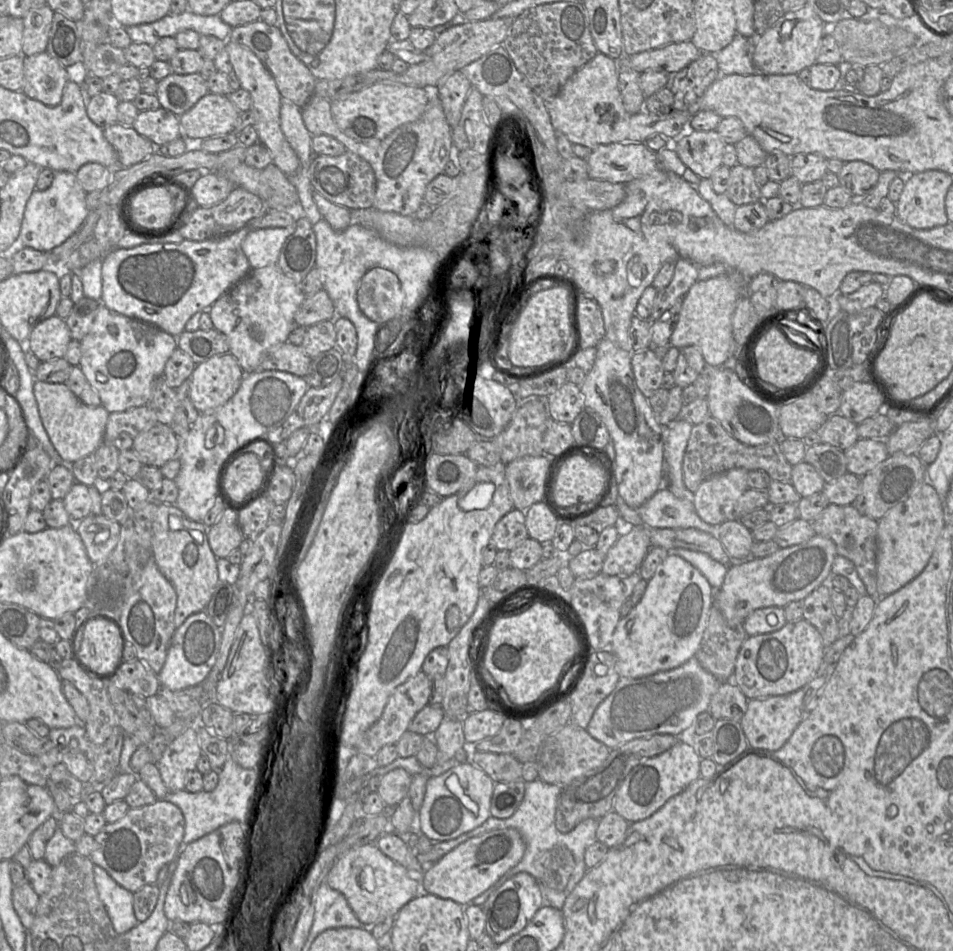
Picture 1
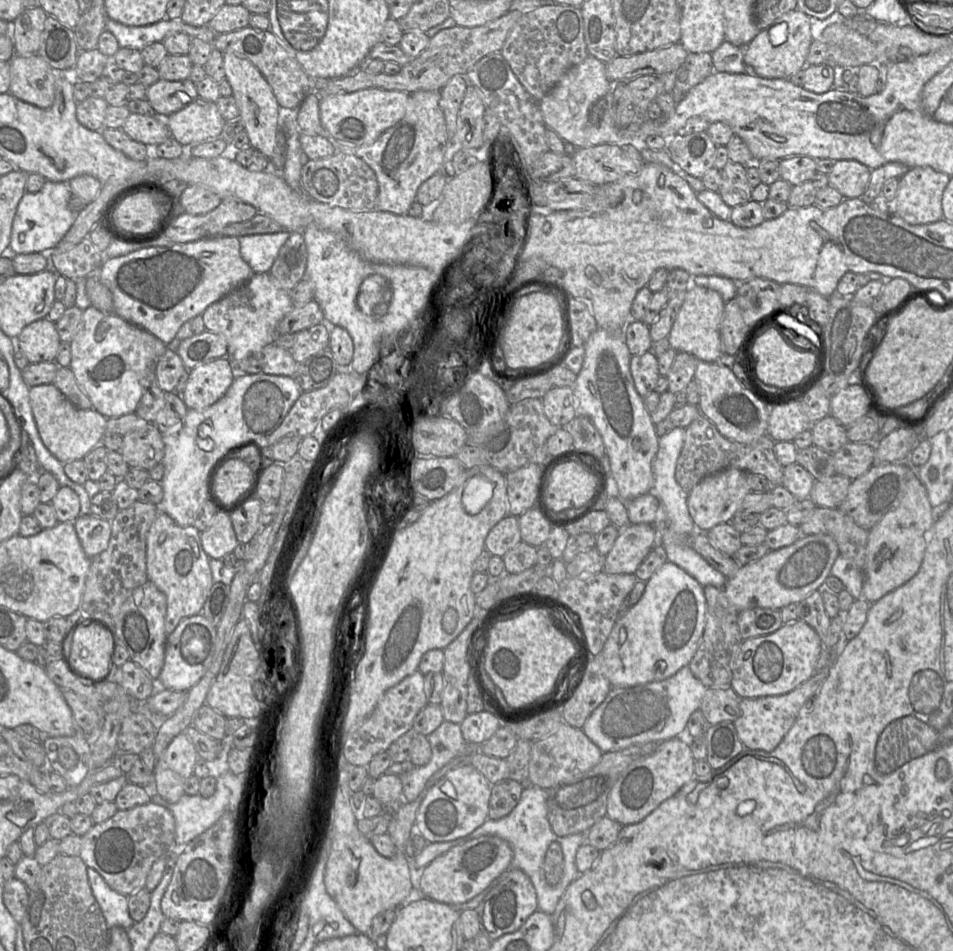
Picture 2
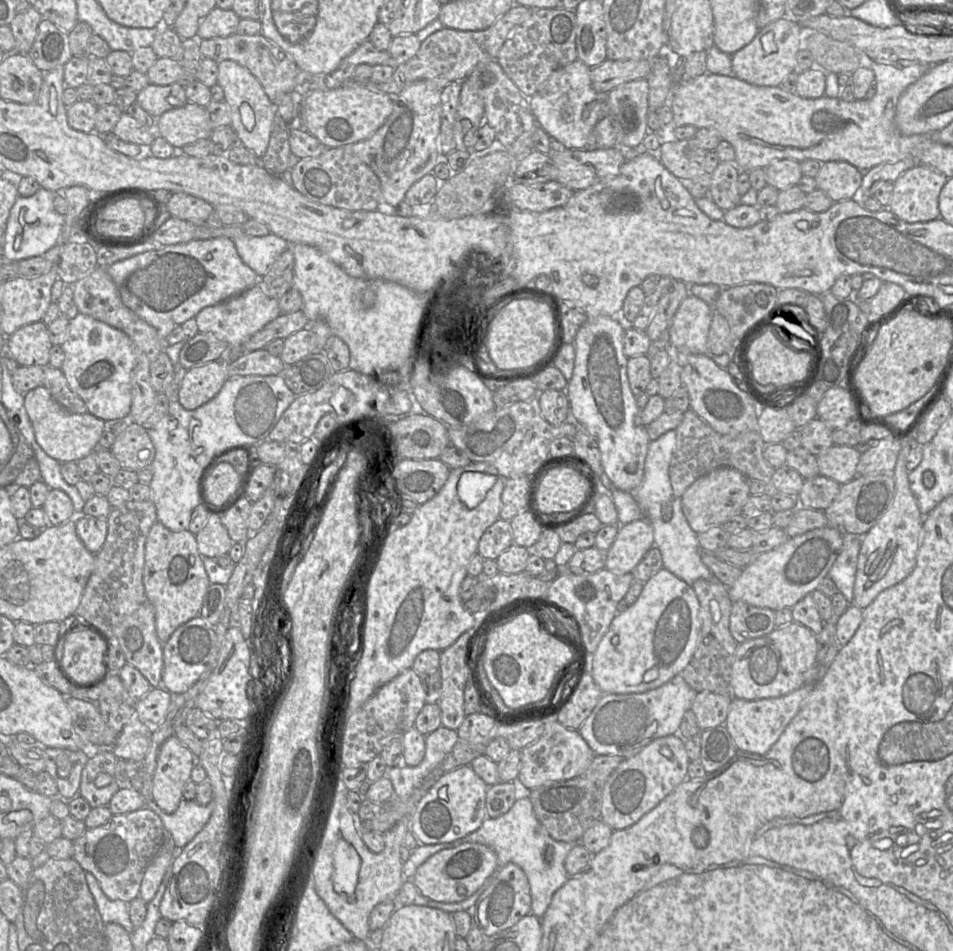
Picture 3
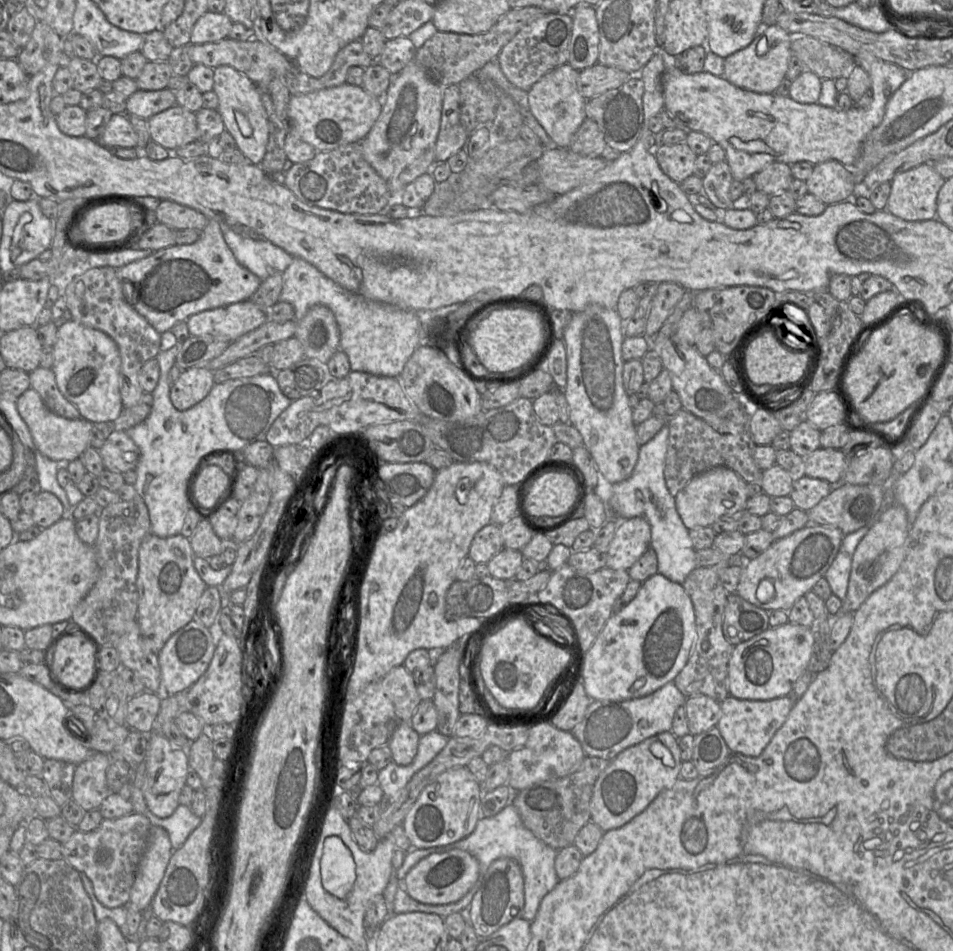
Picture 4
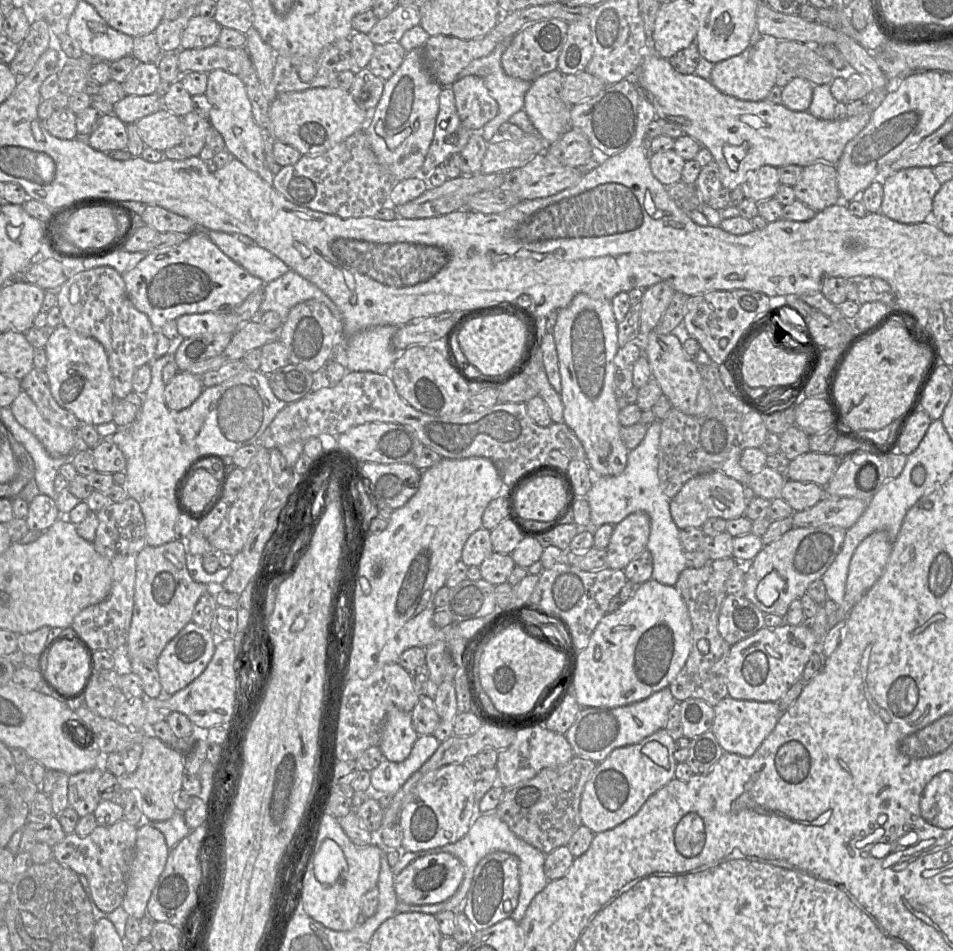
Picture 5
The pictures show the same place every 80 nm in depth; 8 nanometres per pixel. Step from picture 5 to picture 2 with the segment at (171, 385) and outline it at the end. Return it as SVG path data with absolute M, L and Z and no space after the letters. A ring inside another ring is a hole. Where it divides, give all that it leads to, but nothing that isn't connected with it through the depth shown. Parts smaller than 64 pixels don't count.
M228 357L198 365L189 370L182 399L190 409L204 409L222 398L234 379L234 365Z

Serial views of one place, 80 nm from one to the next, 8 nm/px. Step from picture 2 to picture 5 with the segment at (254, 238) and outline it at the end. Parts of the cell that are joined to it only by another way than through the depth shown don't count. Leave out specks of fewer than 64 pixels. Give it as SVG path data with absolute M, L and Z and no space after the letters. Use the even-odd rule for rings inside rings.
M207 231L211 241L238 265L260 278L264 284L286 274L290 268L270 251L258 246L247 246L235 235Z

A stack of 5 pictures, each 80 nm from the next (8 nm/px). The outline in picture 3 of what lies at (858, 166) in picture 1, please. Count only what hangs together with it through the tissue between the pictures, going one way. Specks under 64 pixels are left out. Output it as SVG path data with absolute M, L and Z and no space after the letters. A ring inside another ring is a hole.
M831 161L822 164L815 180L817 188L836 203L858 199L863 174L848 162Z

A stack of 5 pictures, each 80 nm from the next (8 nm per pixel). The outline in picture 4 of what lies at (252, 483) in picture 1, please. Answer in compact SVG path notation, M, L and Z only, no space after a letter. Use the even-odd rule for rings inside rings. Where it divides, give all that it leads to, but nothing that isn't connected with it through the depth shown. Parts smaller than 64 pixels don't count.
M215 465L200 470L193 480L190 497L199 508L212 506L228 484L228 474Z

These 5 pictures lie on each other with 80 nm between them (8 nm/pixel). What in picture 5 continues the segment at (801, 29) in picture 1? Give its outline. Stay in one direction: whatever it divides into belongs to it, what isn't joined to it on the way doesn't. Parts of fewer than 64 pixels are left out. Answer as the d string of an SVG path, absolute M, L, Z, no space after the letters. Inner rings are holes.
M763 35L755 44L750 45L739 55L714 64L711 72L711 83L722 93L746 101L766 99L770 90L776 85L780 62L776 57L778 39Z

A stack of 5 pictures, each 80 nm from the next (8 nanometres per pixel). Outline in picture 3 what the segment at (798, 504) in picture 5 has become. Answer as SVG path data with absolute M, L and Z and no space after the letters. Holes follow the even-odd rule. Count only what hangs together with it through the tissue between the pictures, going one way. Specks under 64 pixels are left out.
M817 475L810 479L805 479L803 486L797 496L801 507L825 510L839 494L841 484L835 480Z

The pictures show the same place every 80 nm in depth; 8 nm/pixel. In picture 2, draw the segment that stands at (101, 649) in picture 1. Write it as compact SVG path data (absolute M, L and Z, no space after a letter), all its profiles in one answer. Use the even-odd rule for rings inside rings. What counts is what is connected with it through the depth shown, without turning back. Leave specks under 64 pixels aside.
M80 623L74 631L68 666L78 675L94 680L106 674L115 649L114 635L99 624Z

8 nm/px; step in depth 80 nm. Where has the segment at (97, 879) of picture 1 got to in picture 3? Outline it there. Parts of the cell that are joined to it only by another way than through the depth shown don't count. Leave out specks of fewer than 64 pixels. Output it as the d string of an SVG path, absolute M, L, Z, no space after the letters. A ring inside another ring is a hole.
M86 871L85 877L104 924L117 923L131 934L135 928L129 917L128 903L121 900L110 900L103 893L92 873Z

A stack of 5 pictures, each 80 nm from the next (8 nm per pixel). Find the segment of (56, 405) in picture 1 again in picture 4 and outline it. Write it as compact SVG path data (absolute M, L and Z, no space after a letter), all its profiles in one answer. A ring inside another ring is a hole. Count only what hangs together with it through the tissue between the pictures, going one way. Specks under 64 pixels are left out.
M32 388L23 392L16 400L17 410L27 424L35 445L47 458L69 463L90 447L94 423L84 418L67 419L51 412L43 403L40 395Z

